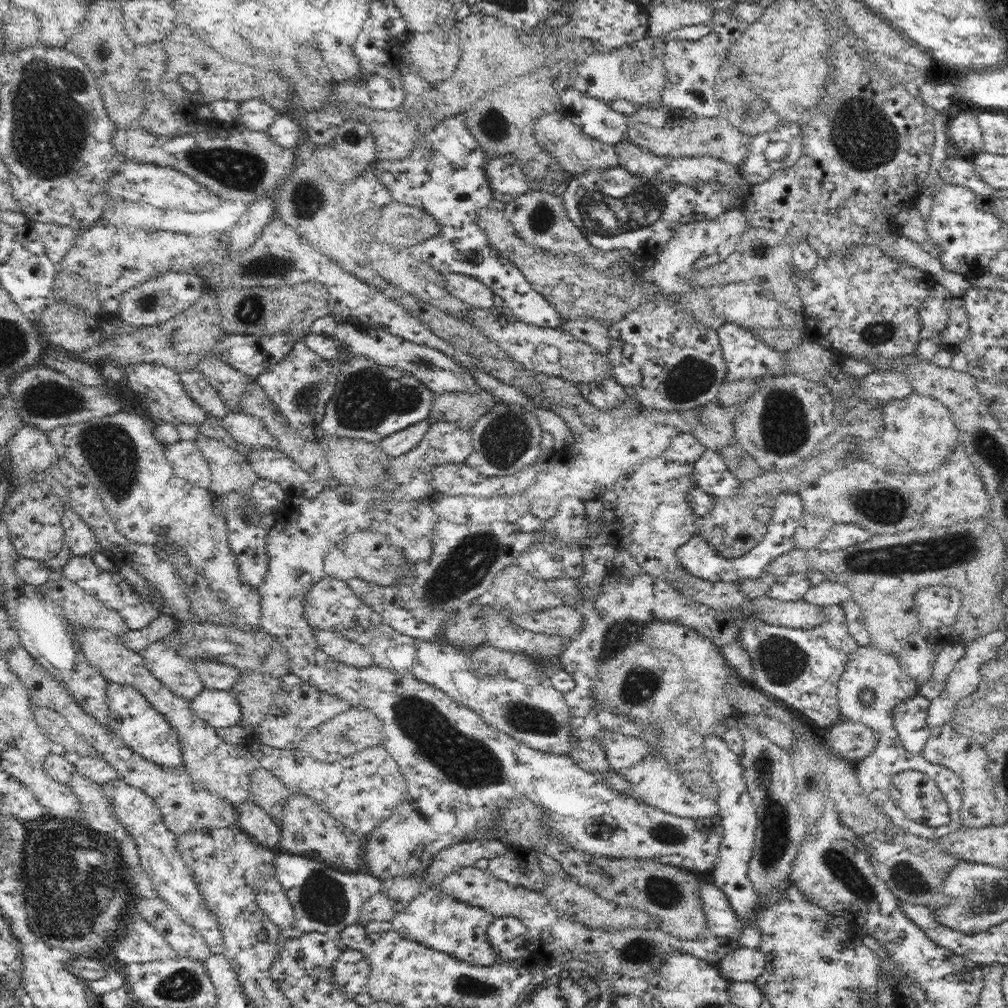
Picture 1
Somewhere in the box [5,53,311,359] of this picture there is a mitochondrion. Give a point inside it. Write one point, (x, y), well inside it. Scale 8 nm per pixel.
(45, 117)

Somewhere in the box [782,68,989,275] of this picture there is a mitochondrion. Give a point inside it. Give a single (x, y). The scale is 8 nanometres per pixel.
(860, 135)

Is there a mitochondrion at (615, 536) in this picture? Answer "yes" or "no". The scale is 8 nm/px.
no

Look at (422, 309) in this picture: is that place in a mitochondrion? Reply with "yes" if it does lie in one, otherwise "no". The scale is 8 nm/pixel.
no

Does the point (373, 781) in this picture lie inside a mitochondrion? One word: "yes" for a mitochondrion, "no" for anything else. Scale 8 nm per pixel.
no

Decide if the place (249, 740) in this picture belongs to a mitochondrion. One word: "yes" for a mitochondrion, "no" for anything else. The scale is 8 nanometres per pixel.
no

